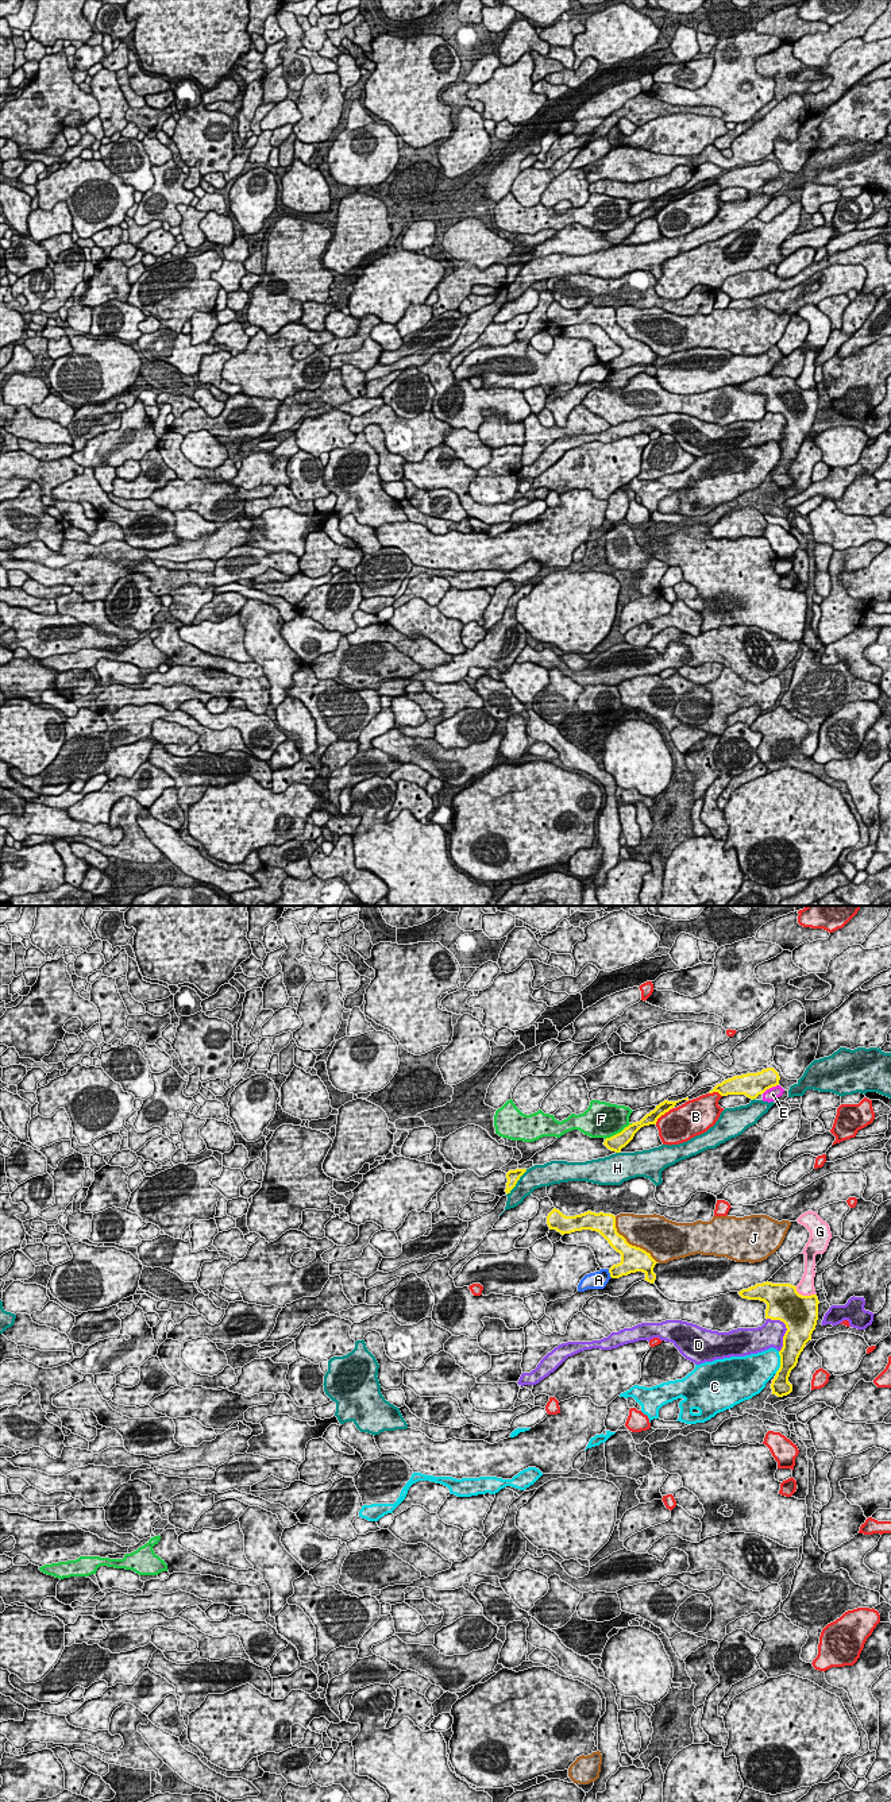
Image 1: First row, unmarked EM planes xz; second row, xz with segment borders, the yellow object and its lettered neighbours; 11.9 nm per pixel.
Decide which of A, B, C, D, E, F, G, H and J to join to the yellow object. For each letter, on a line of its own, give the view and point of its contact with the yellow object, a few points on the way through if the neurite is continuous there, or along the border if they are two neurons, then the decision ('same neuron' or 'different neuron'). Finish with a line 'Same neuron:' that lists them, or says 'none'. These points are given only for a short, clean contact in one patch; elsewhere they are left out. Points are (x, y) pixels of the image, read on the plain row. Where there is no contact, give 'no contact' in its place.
A: contact xz (609, 365); border xz (608, 362), (612, 370); different neuron
B: contact xz (662, 207); different neuron
C: contact xz (780, 455); different neuron
D: contact xz (787, 423); different neuron
E: contact xz (770, 180); border xz (778, 177), (763, 186); different neuron
F: contact xz (618, 226); different neuron
G: contact xz (805, 389); different neuron
H: contact xz (516, 276); different neuron
J: contact xz (631, 338); different neuron
Same neuron: none

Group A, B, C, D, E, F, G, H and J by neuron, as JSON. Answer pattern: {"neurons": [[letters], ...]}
{"neurons": [["A"], ["B", "G"], ["C"], ["D"], ["E", "F"], ["H"], ["J"]]}

